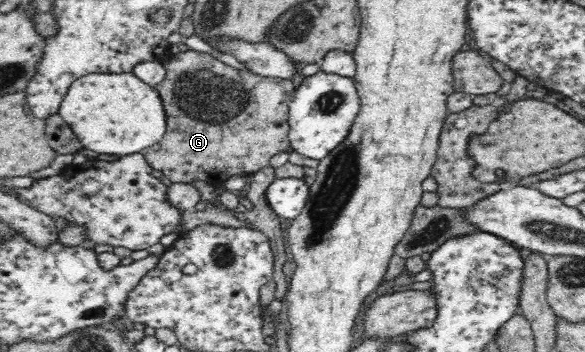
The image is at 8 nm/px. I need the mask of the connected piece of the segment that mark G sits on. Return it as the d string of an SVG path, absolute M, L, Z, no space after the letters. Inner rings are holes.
M187 50L169 55L168 63L164 64L165 78L155 86L161 99L165 116L166 116L166 132L162 135L162 139L156 142L150 149L142 149L141 154L148 160L152 169L161 171L164 177L168 177L171 183L187 183L193 185L195 181L205 181L206 183L215 187L221 186L224 181L234 177L234 175L247 175L262 169L269 165L271 157L286 151L289 148L290 141L288 138L289 125L287 124L287 111L292 101L294 92L294 83L288 79L280 79L275 77L261 76L253 72L246 72L242 70L234 70L231 66L221 62L218 59L210 56L208 53L198 52L194 50Z

